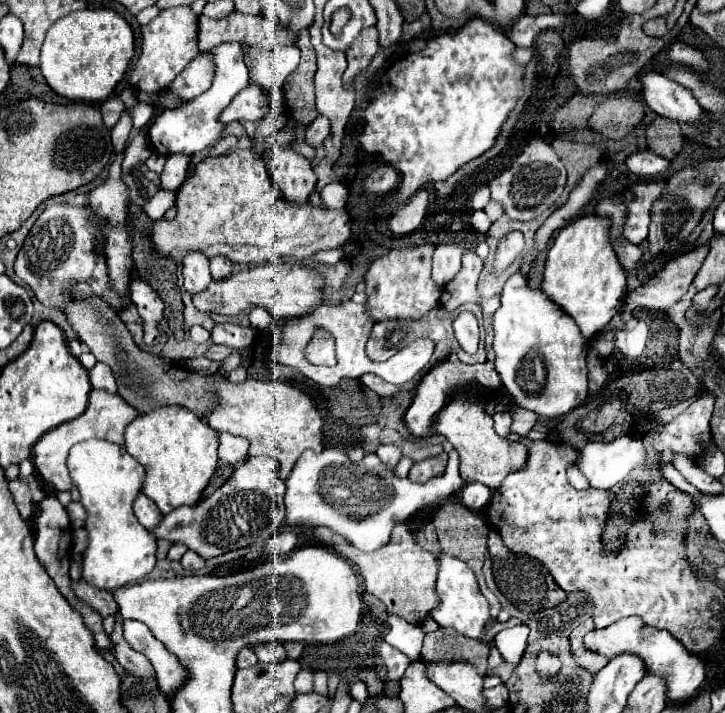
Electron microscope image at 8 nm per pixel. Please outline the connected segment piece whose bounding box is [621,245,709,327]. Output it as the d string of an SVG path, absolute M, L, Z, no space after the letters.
M699 245L699 247L695 247L695 249L689 251L689 253L683 253L683 255L679 255L679 257L673 257L673 259L667 261L667 265L665 265L657 275L653 275L653 277L647 281L647 285L643 285L643 287L639 287L639 289L633 289L633 291L627 295L627 299L624 299L624 305L621 309L625 327L627 327L627 319L633 319L634 309L669 309L669 307L673 307L673 305L687 293L689 285L693 283L697 271L701 269L701 265L703 265L703 261L705 261L705 257L707 257L707 253L709 253L709 245Z

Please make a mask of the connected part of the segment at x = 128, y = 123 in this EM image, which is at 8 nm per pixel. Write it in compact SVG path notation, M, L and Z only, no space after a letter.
M127 111L123 113L118 123L111 130L111 139L116 152L122 151L126 147L130 131L133 128L131 116Z

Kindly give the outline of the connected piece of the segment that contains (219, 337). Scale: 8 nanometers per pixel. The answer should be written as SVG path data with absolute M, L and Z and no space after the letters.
M219 323L213 327L211 341L241 351L241 349L247 349L253 345L255 335L257 335L257 329L253 329L253 327L243 327L243 325L235 325L235 323Z

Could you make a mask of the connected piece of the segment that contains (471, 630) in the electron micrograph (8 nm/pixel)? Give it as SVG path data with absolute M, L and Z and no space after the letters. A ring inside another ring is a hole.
M441 553L439 563L441 563L441 569L439 569L439 577L437 577L437 595L441 599L441 605L439 605L439 609L433 611L433 619L441 627L451 627L451 629L455 629L457 633L461 633L465 637L471 637L471 639L477 639L477 641L489 641L489 645L491 645L495 633L499 633L507 625L503 625L501 621L491 617L489 603L479 593L477 579L475 579L473 571L461 559L445 555L445 553ZM487 623L493 623L491 631L485 631Z

